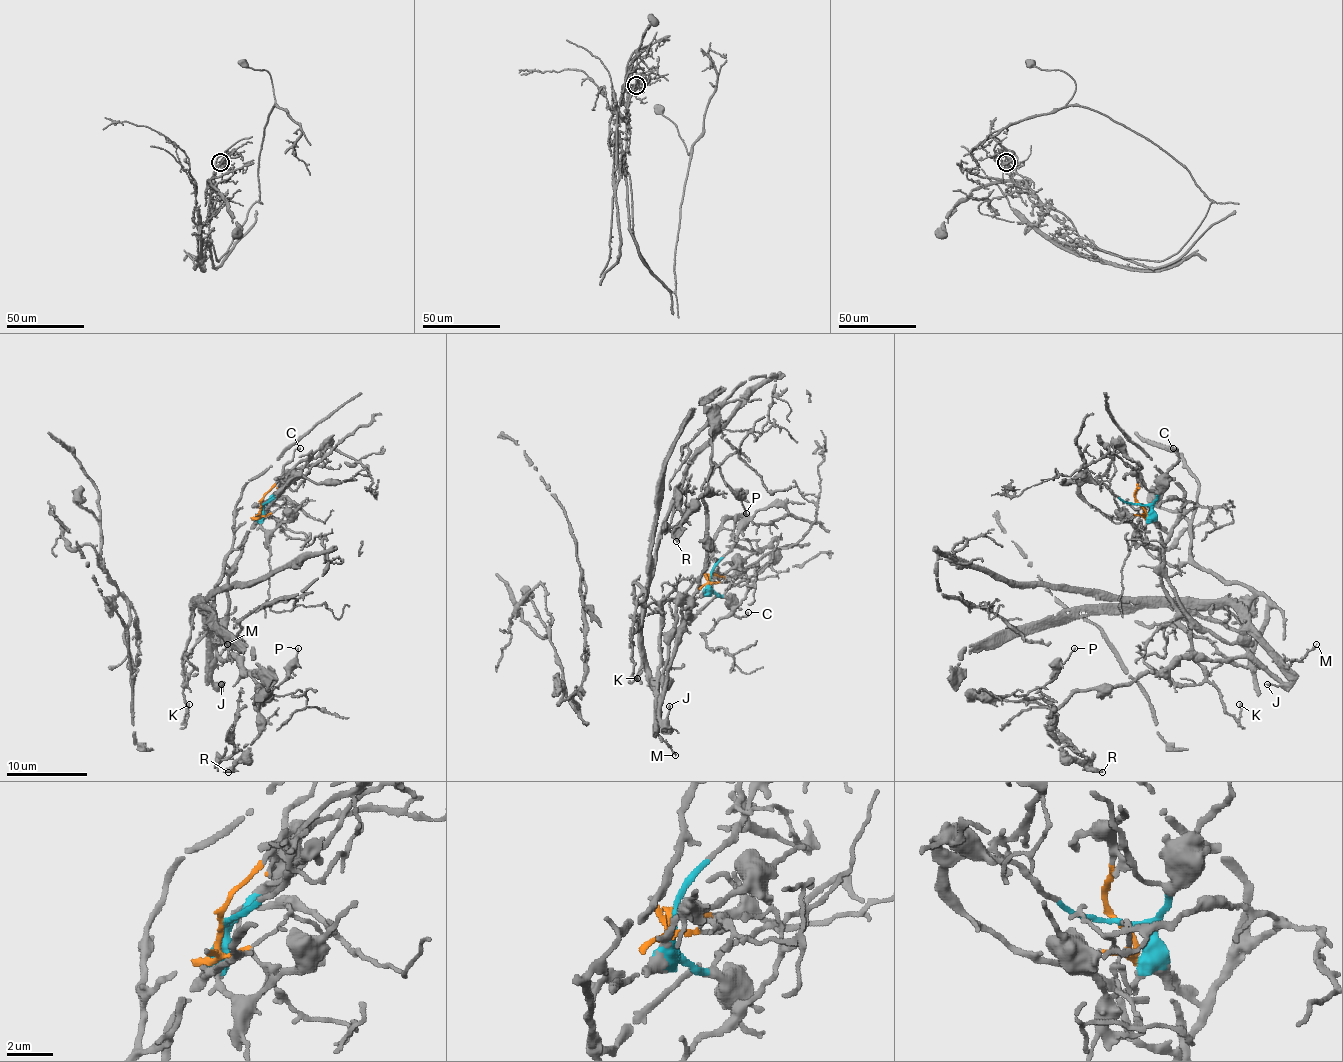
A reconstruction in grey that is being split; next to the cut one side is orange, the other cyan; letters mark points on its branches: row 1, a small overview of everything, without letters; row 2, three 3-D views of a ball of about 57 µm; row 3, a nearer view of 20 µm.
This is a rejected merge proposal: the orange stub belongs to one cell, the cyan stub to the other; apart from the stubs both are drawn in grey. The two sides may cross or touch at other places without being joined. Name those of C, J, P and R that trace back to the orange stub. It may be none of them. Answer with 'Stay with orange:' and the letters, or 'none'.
Stay with orange: none

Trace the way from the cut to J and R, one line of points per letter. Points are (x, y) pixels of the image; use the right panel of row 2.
J: (1139, 504), (1149, 508), (1177, 603), (1204, 627), (1242, 643), (1280, 681), (1266, 683)
R: (1139, 504), (1177, 603), (1246, 651), (1078, 690), (1052, 738), (1103, 772)

